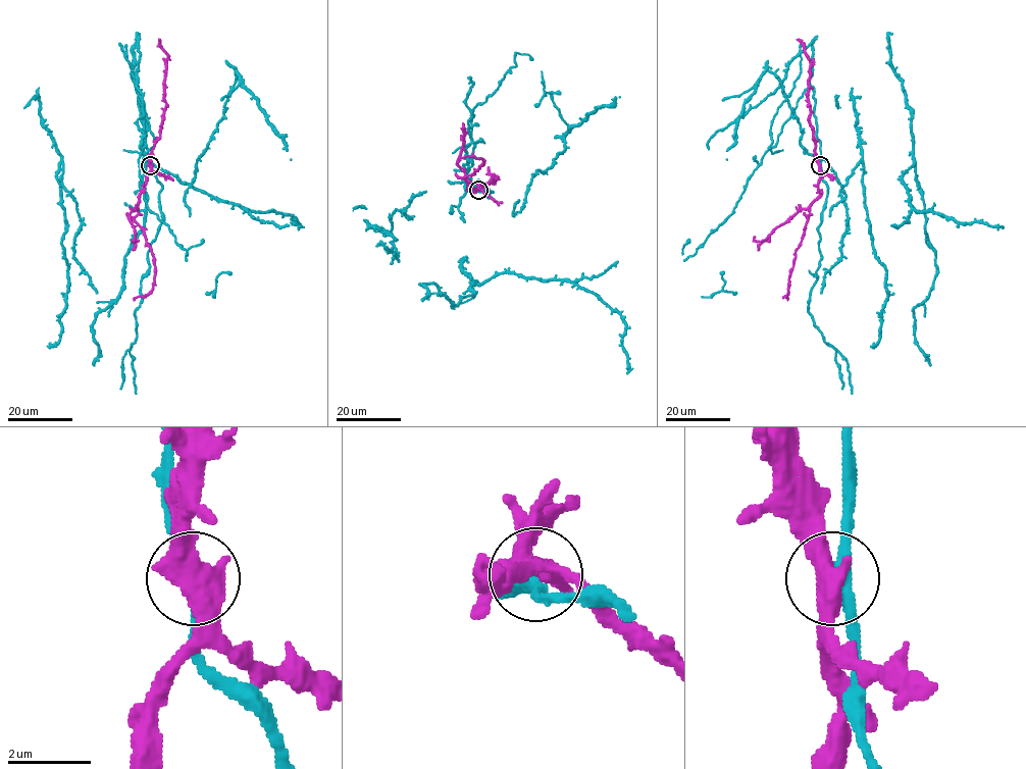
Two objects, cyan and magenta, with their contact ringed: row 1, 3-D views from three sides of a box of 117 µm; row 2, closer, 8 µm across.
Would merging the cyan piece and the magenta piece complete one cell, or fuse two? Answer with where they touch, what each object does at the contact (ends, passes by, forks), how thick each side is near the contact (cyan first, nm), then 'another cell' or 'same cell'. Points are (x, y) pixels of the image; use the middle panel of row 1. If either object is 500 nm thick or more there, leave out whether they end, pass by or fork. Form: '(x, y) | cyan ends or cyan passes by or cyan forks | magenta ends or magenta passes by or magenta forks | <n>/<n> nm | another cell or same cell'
(478, 190) | 320/550 nm | same cell

